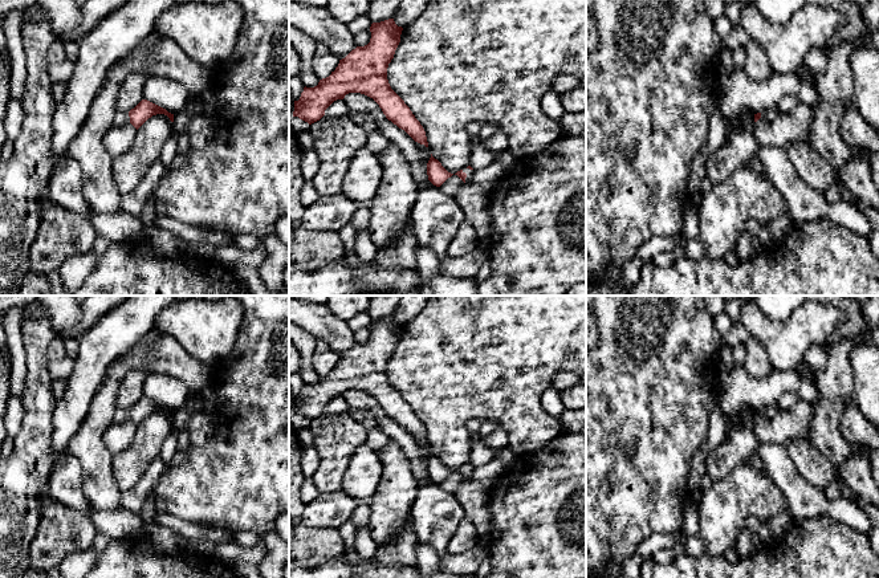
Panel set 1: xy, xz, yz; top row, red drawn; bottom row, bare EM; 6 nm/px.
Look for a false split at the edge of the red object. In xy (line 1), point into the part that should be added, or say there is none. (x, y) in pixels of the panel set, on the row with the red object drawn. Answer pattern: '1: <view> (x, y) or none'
1: none

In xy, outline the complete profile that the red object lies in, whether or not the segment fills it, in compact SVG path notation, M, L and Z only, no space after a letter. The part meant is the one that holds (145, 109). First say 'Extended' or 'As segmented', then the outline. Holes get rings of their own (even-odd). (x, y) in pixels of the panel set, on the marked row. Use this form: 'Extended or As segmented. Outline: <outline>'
As segmented. Outline: M142 99L129 111L130 123L138 130L148 118L156 114L164 114L174 122L174 114L147 99Z

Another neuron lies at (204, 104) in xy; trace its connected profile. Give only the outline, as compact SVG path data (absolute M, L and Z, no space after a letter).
M209 86L205 91L188 99L187 106L174 114L174 134L163 144L159 160L168 167L171 162L178 155L178 137L184 131L190 119L195 115L209 115L216 110L217 101L215 97L215 90Z

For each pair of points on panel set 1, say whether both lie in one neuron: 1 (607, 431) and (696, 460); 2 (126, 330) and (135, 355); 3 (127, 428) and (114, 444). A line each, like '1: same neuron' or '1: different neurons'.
1: different neurons
2: different neurons
3: same neuron

